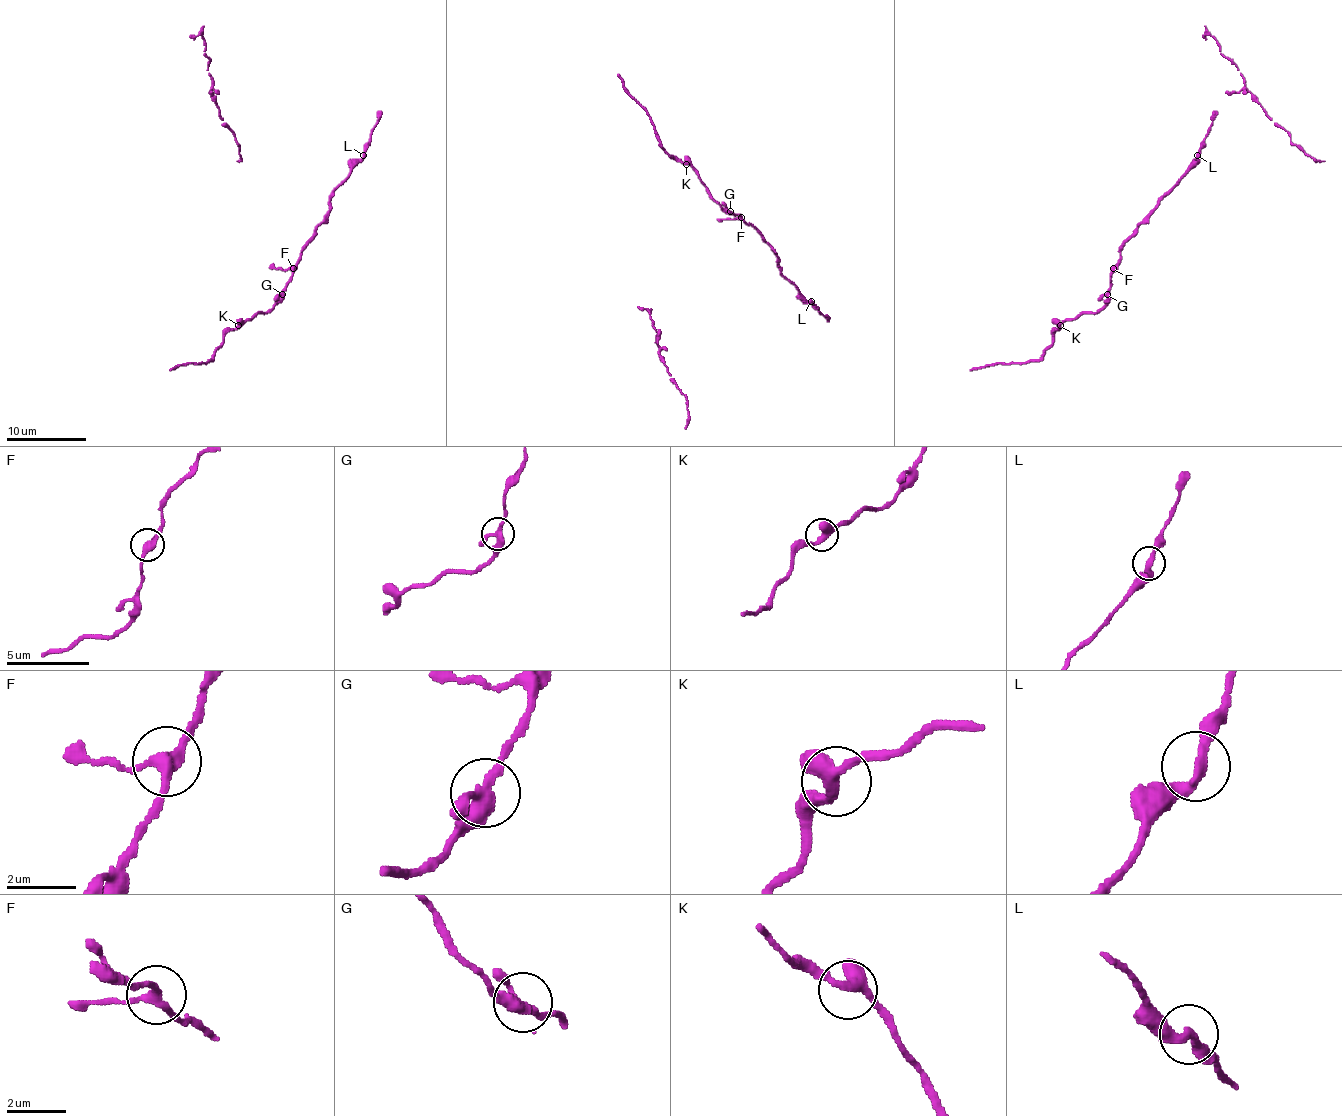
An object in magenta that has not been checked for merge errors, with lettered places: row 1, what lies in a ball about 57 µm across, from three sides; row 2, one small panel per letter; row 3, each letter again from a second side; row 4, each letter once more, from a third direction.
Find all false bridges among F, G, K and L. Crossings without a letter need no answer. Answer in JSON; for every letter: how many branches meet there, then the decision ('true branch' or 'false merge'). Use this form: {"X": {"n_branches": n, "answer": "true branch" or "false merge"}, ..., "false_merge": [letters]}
{"F": {"n_branches": 3, "answer": "true branch"}, "G": {"n_branches": 3, "answer": "true branch"}, "K": {"n_branches": 3, "answer": "true branch"}, "L": {"n_branches": 2, "answer": "true branch"}, "false_merge": []}

